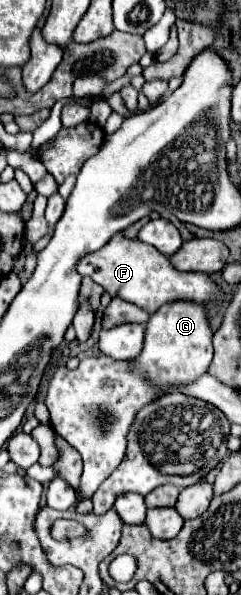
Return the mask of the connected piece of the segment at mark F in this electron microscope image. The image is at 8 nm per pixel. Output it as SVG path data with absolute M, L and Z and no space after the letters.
M123 233L113 235L113 239L109 239L109 243L105 247L101 247L99 251L85 255L85 259L81 259L81 263L77 263L77 271L81 275L91 277L111 297L119 297L129 303L135 303L149 313L155 313L163 303L171 303L177 299L207 303L209 299L221 297L219 287L211 281L209 275L181 273L153 245L141 243L139 239L127 239L127 237L123 237Z

